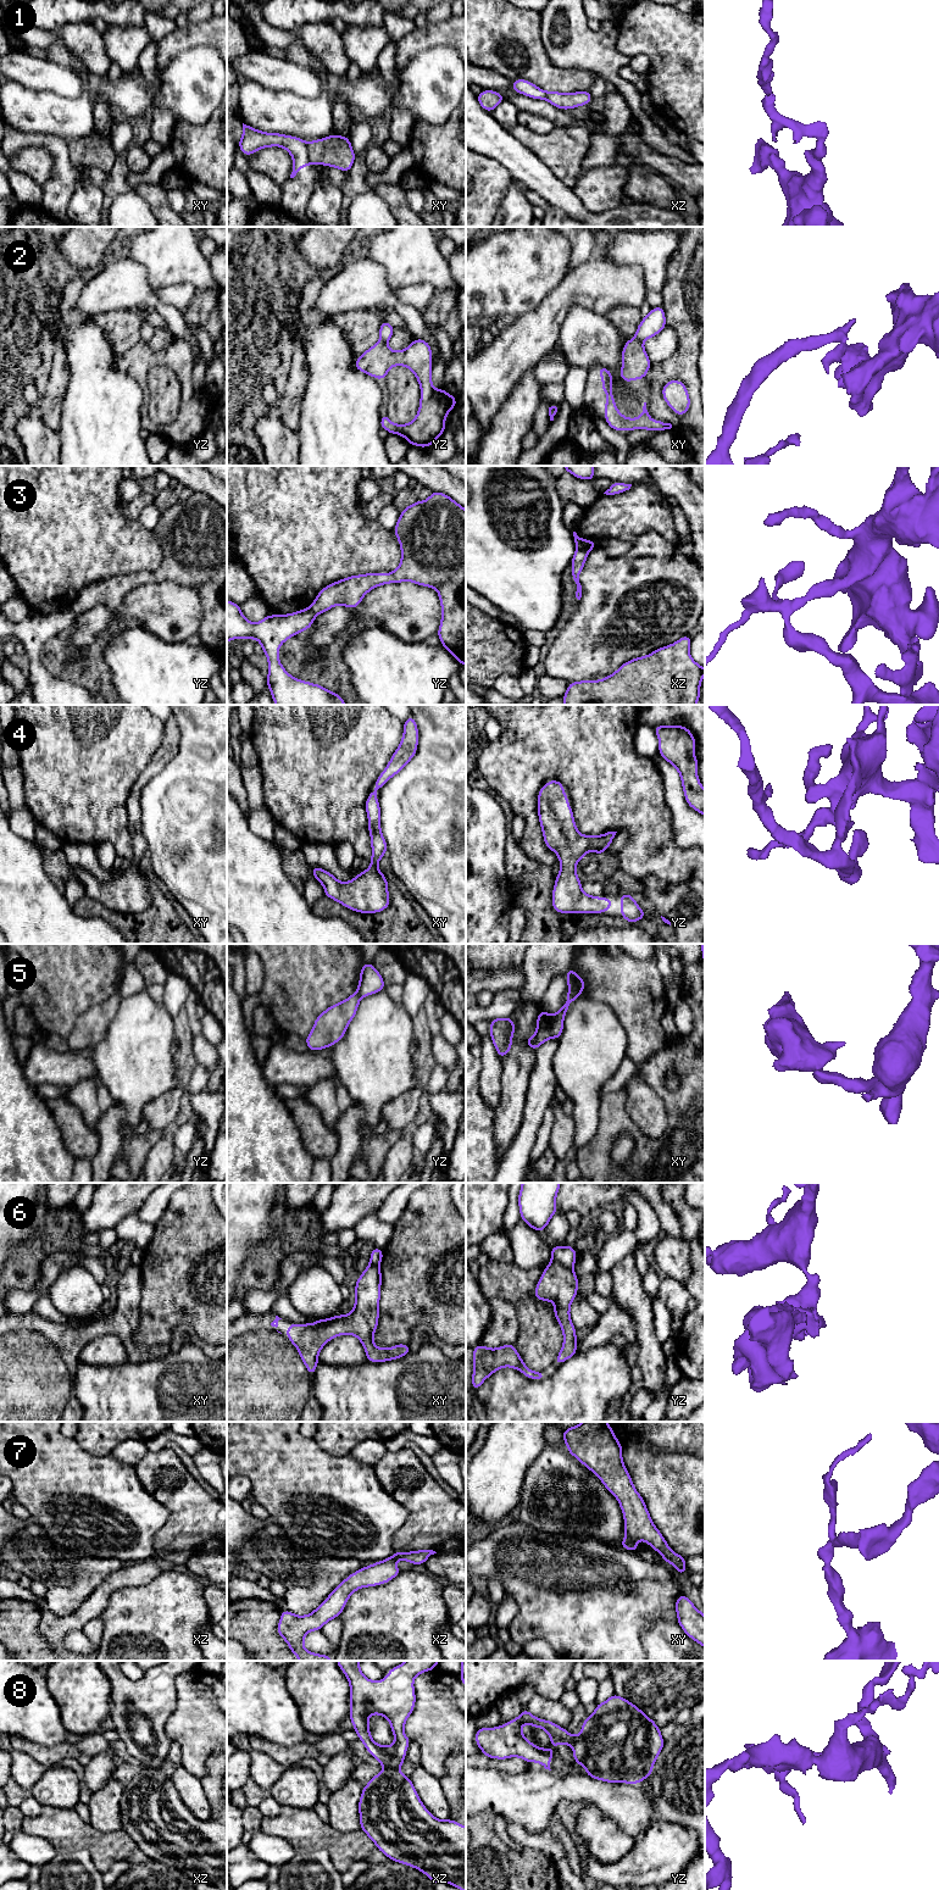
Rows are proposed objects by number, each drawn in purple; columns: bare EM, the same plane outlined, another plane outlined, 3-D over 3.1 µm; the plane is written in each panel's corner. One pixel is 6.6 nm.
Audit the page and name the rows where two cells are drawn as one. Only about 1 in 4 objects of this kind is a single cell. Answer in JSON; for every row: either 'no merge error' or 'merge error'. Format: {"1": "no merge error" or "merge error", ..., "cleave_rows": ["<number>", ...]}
{"1": "merge error", "2": "merge error", "3": "merge error", "4": "no merge error", "5": "merge error", "6": "merge error", "7": "merge error", "8": "no merge error", "cleave_rows": ["1", "2", "3", "5", "6", "7"]}

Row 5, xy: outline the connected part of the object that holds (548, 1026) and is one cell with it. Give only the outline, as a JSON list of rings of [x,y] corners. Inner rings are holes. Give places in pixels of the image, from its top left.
[[[567,994],[567,1001],[555,1015],[549,1015],[544,1010],[540,1010],[537,1018],[537,1030],[533,1036],[526,1040],[526,1044],[530,1049],[537,1050],[543,1043],[551,1038],[556,1038],[560,1040],[563,1029],[565,1016],[568,1011],[571,1002],[574,1001],[577,997],[578,996],[573,994]]]

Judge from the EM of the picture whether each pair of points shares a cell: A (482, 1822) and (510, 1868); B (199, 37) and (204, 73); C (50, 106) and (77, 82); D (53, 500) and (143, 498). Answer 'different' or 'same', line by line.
A: same
B: different
C: different
D: different

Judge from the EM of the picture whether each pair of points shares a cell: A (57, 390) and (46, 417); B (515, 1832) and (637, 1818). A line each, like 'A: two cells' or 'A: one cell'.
A: one cell
B: two cells

